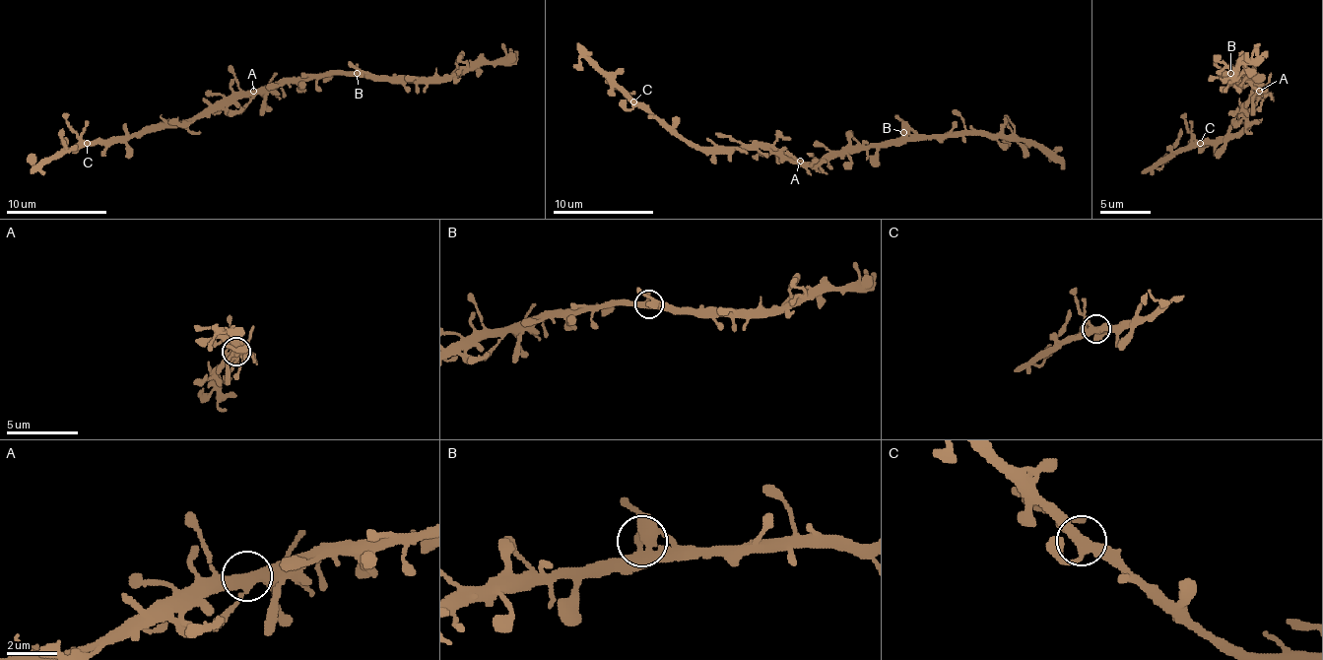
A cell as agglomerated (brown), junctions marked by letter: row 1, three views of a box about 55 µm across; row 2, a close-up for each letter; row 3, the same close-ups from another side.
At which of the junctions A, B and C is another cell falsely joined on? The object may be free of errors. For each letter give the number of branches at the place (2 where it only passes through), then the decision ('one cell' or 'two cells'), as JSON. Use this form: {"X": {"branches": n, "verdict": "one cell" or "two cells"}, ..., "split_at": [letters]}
{"A": {"branches": 4, "verdict": "one cell"}, "B": {"branches": 4, "verdict": "one cell"}, "C": {"branches": 4, "verdict": "one cell"}, "split_at": []}

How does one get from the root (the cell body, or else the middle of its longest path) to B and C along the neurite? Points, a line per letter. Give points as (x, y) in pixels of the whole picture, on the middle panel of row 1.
B: (802, 163), (820, 161), (827, 153), (848, 153), (878, 143), (893, 143), (903, 132)
C: (802, 163), (782, 161), (761, 148), (691, 145), (676, 137), (632, 101)

